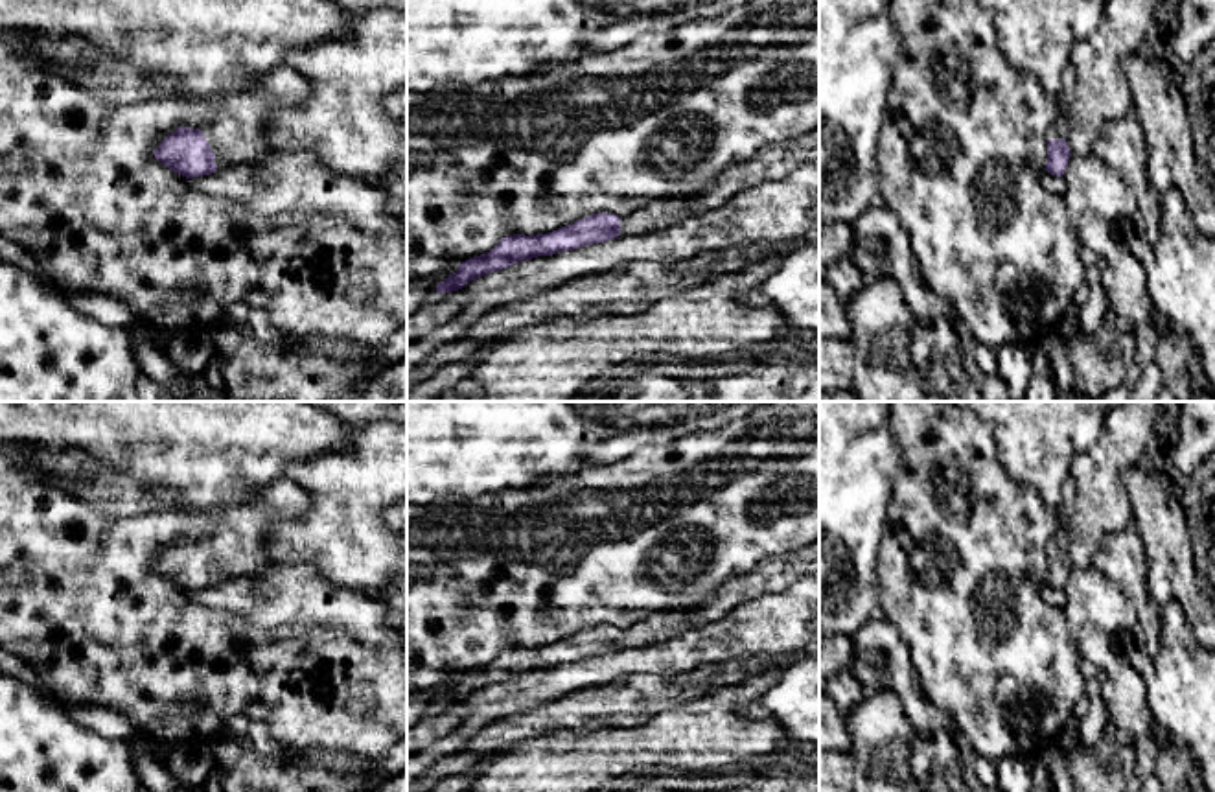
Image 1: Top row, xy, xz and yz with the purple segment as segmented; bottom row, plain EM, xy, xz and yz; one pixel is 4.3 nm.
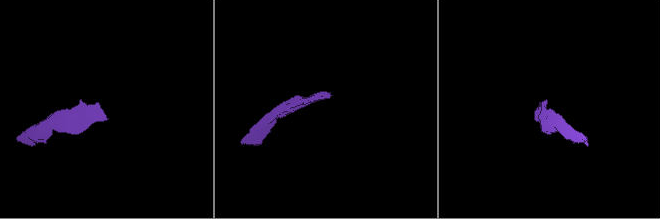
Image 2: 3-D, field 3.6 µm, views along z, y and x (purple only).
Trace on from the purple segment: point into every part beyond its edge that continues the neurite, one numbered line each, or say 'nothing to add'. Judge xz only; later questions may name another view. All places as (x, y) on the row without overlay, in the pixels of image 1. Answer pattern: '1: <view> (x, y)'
1: xz (772, 575)

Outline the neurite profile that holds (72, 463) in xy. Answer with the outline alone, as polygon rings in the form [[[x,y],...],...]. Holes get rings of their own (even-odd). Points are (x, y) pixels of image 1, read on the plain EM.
[[[66,451],[55,462],[55,470],[66,477],[79,477],[87,468],[88,457],[81,451]]]

